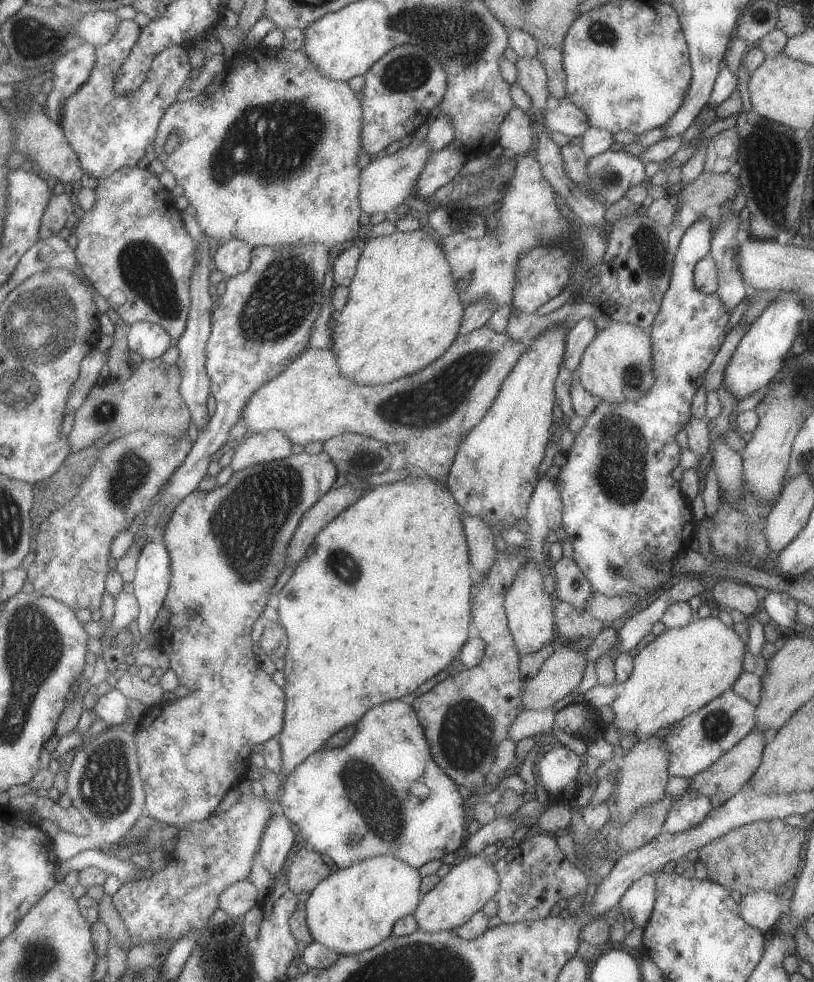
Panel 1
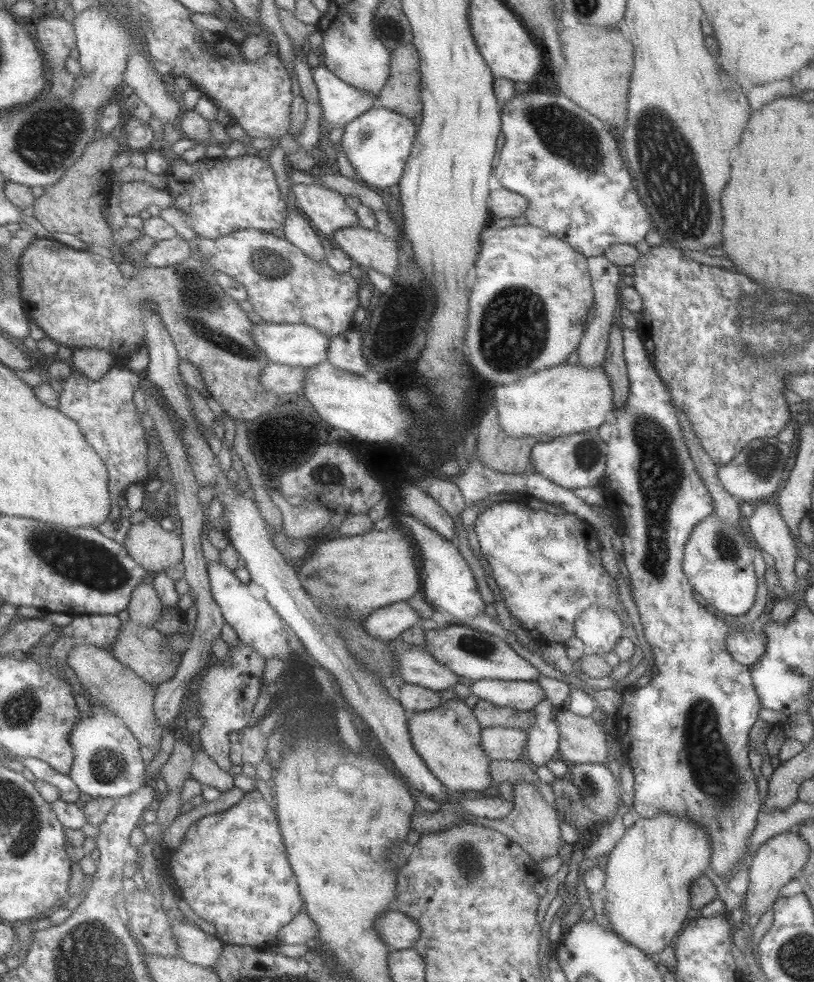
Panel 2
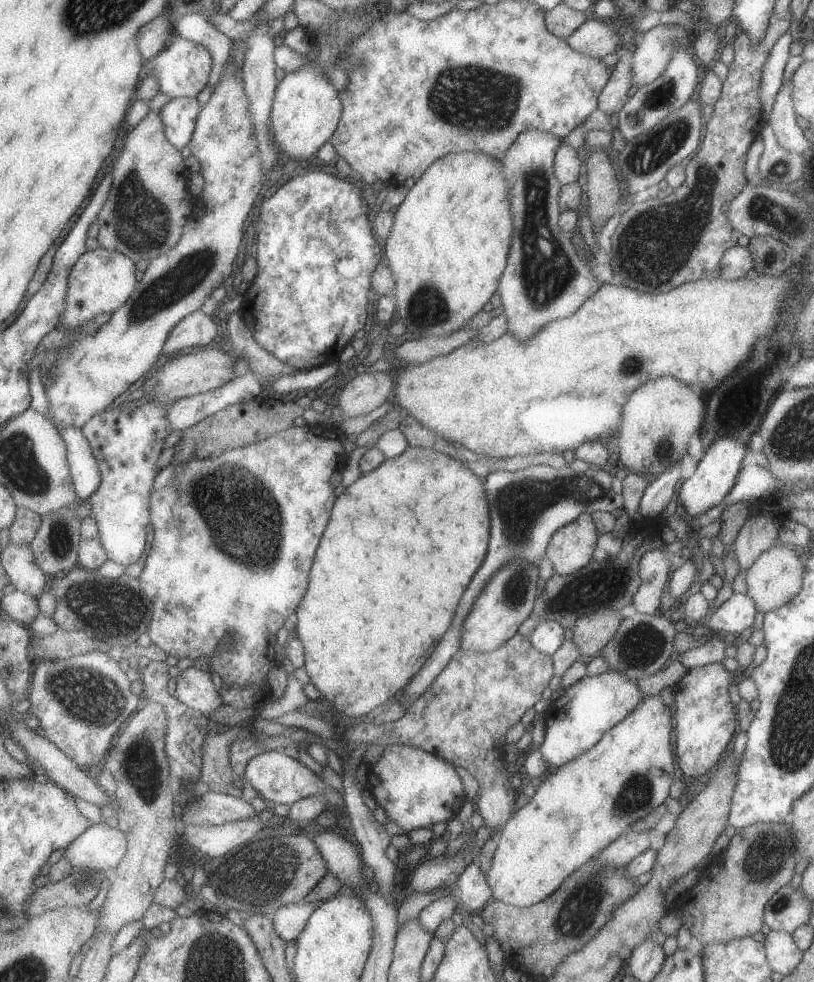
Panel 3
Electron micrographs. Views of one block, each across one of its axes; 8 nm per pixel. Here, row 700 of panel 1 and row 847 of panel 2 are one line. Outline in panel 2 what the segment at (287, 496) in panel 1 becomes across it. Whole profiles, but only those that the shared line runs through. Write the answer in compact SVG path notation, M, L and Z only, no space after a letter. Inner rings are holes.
M258 789L247 792L236 805L229 807L226 811L205 815L194 822L184 834L180 845L176 849L167 848L167 851L164 852L163 859L165 861L166 871L168 871L168 874L175 876L175 880L177 880L181 892L185 892L183 898L191 904L191 908L193 908L199 916L203 916L205 920L209 920L211 924L217 926L217 930L219 930L217 935L223 939L226 944L244 944L245 946L266 949L277 942L279 931L305 909L304 896L301 894L296 872L289 860L288 850L283 838L282 829L280 828L280 821L278 820L277 809L271 808L271 804L263 798L263 794L261 794Z

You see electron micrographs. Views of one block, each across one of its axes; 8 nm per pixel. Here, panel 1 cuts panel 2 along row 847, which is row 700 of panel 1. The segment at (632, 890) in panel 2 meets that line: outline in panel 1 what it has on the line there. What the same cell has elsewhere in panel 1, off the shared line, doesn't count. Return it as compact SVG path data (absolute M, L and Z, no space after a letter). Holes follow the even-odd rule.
M717 617L693 618L681 628L665 629L633 657L629 678L618 685L618 695L609 706L613 714L612 724L620 736L633 735L638 741L653 736L659 728L679 722L704 704L729 690L743 671L745 644L735 631Z

